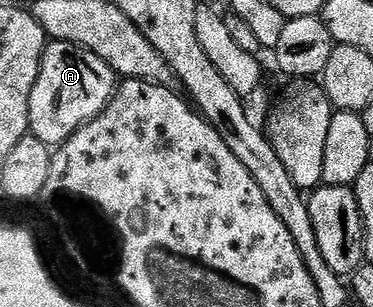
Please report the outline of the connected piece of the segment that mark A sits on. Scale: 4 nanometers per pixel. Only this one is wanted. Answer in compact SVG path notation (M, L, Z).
M61 40L45 43L38 82L34 82L34 90L30 94L28 126L31 135L36 136L41 142L49 146L64 144L79 128L92 121L112 100L117 83L116 71L110 66L106 66L106 62L102 62L102 58L98 58L98 54Z

